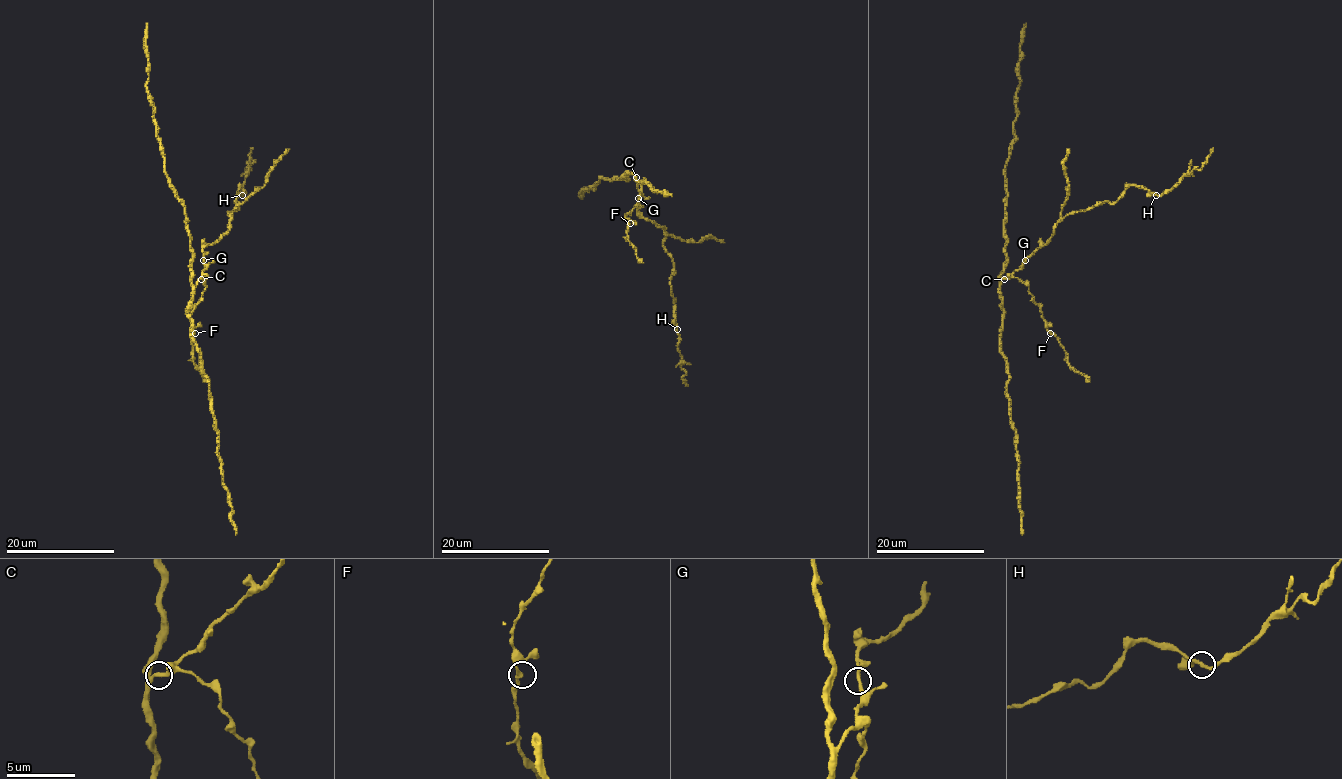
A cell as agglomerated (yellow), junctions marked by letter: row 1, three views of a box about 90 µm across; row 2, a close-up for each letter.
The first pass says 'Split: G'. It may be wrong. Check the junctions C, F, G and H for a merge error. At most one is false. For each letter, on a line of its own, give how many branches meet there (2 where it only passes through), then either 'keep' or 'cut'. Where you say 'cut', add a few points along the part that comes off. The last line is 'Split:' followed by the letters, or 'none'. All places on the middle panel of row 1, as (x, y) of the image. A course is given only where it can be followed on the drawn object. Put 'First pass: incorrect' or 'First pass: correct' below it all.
C: 2 | keep
F: 2 | keep
G: 2 | keep
H: 2 | keep
Split: none
First pass: incorrect

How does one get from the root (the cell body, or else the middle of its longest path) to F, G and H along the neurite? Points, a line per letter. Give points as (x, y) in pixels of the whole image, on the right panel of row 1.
F: (1004, 277), (1018, 277), (1029, 287), (1050, 333)
G: (1004, 277), (1016, 271), (1025, 260)
H: (1004, 277), (1042, 246), (1067, 215), (1106, 202), (1114, 203), (1130, 185), (1142, 185), (1156, 195)

